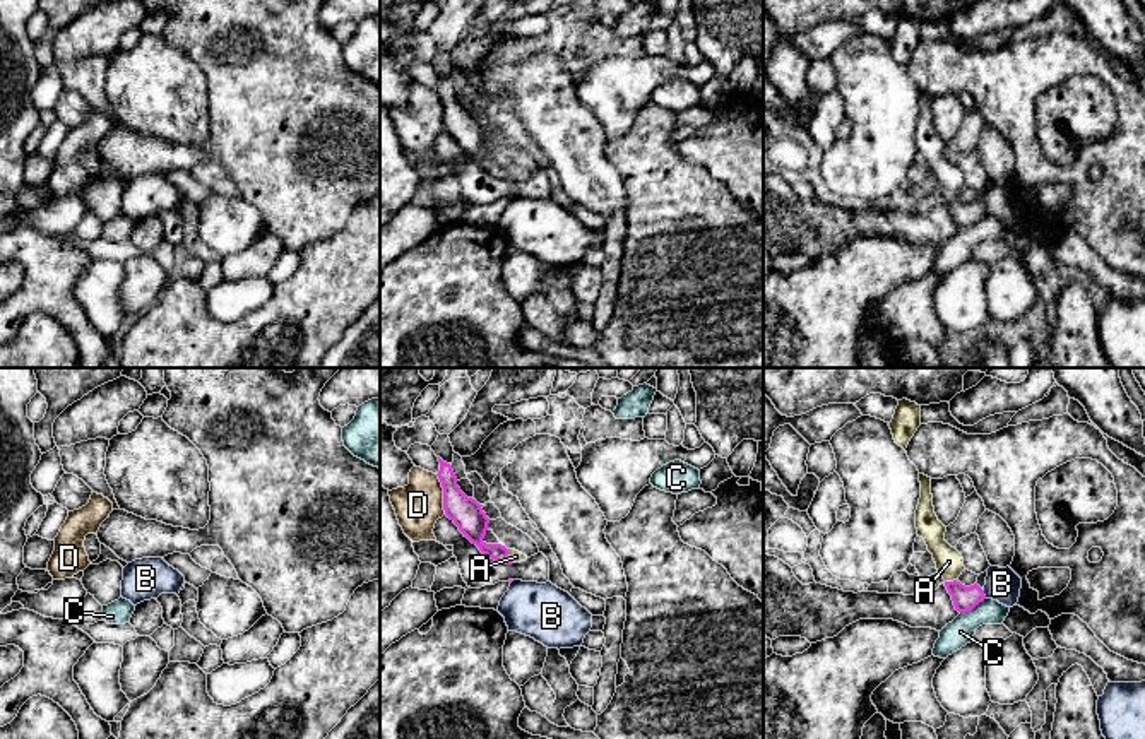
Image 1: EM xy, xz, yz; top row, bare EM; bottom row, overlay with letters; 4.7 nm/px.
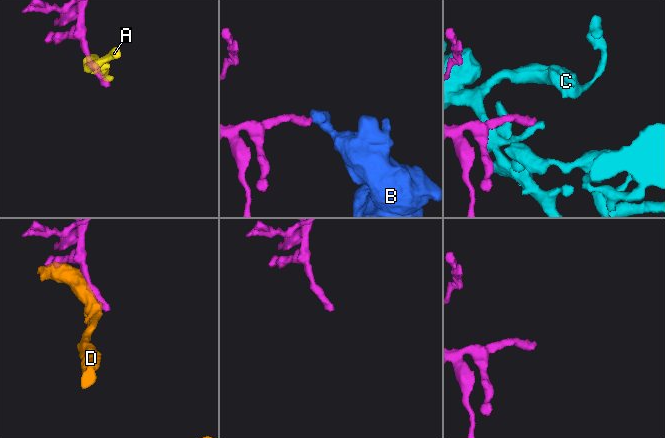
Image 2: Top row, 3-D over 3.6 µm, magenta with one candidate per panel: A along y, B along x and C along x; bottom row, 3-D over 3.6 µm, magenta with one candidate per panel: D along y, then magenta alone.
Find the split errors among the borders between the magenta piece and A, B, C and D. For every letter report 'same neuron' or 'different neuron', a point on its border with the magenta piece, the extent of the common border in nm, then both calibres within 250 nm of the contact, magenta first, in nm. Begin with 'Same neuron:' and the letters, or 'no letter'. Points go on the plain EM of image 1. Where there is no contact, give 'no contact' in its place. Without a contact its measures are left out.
Same neuron: no letter
A: different neuron; contact xz (509, 173); length 70 nm; calibres 140 and 60 nm
B: different neuron; contact yz (983, 211); length 40 nm; calibres 110 and 160 nm
C: different neuron; contact yz (972, 224); length 140 nm; calibres 110 and 130 nm
D: different neuron; contact xz (444, 112); length 200 nm; calibres 150 and 220 nm

